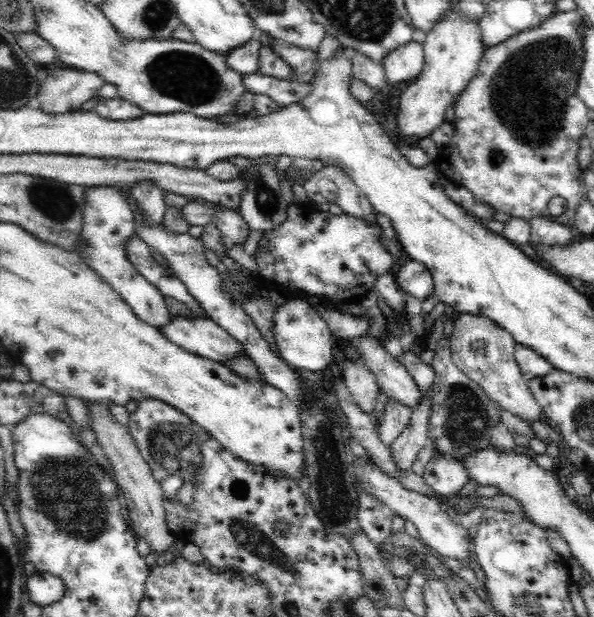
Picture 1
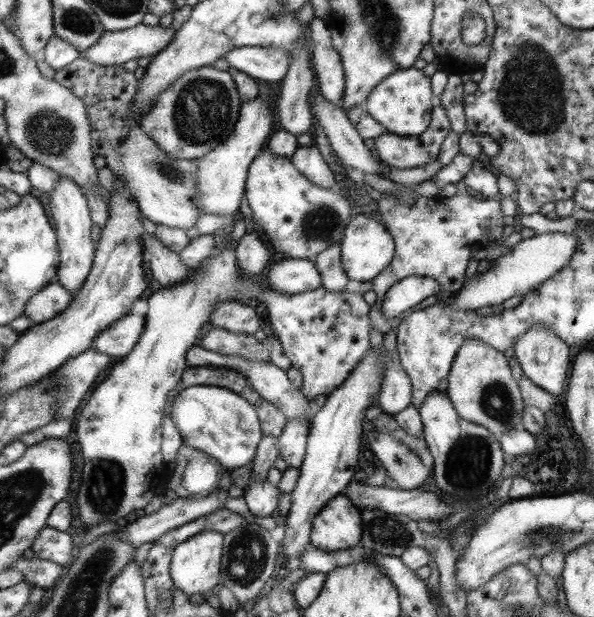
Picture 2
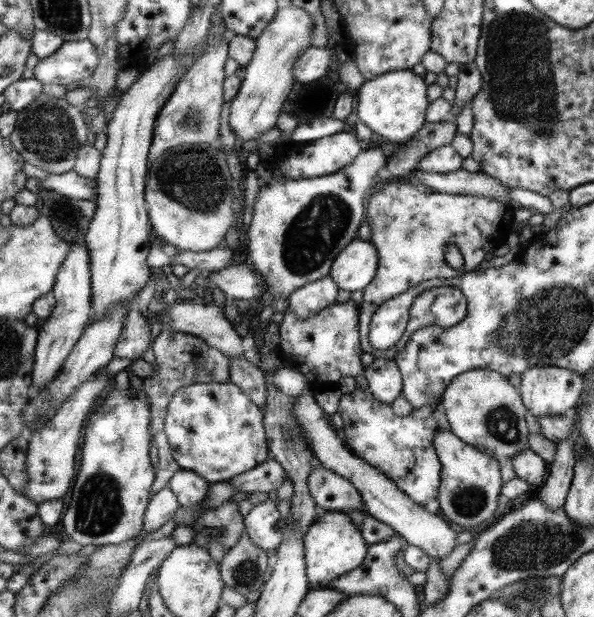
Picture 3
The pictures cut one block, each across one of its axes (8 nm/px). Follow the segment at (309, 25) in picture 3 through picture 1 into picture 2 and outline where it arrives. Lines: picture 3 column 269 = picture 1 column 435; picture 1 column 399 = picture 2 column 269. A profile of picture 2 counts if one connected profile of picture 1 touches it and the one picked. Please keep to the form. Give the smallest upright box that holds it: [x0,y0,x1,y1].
[195,96,274,217]

